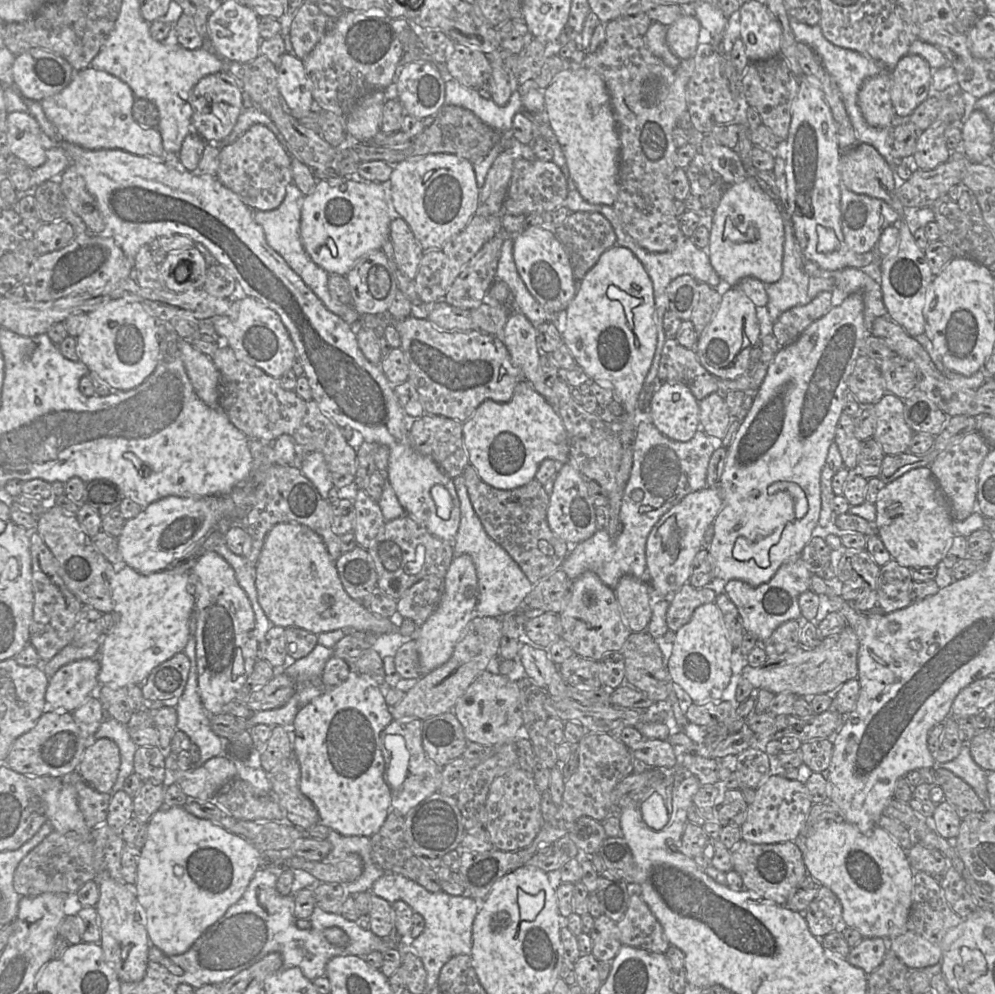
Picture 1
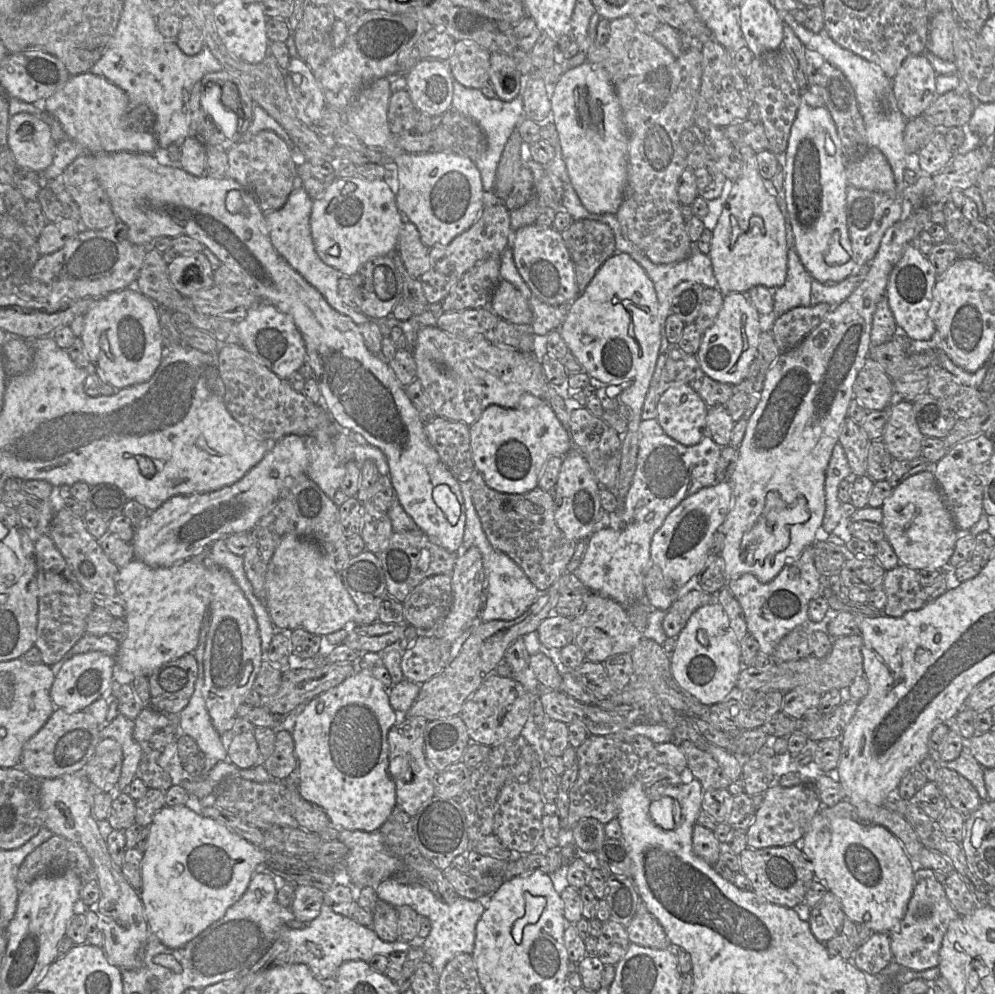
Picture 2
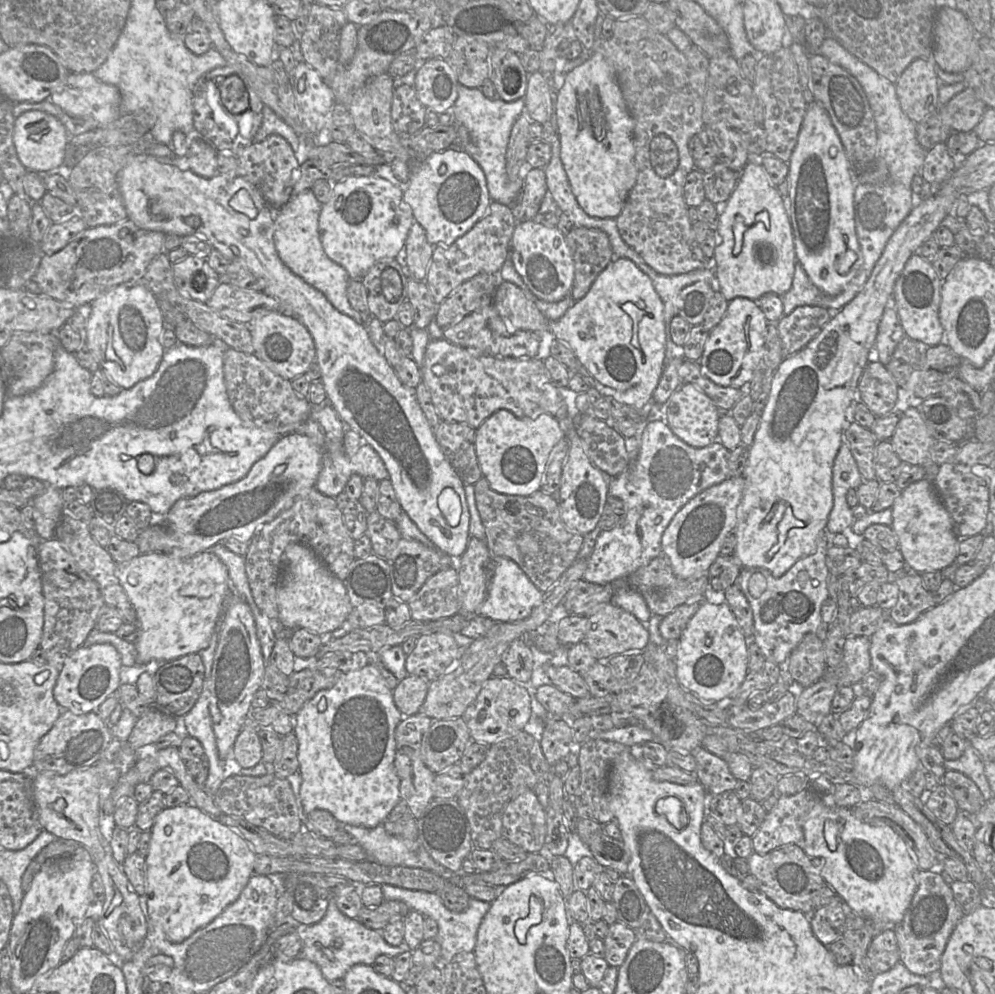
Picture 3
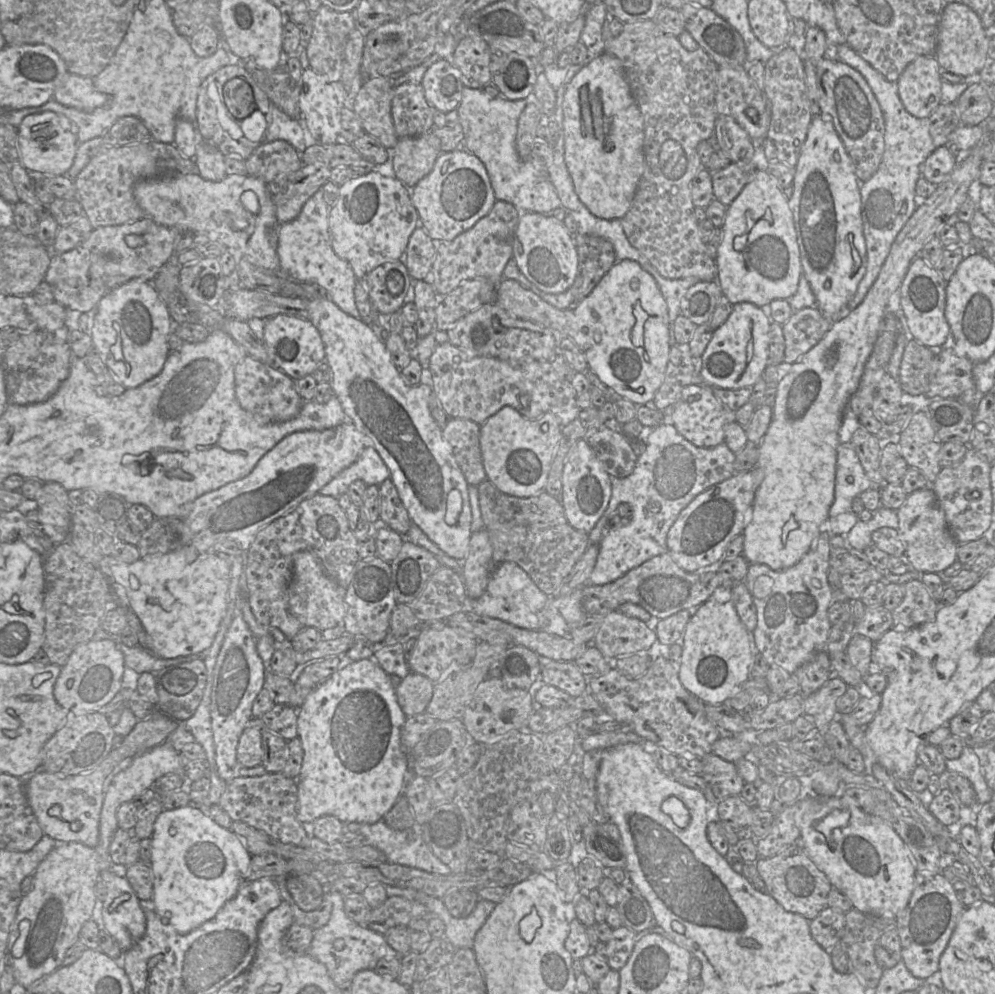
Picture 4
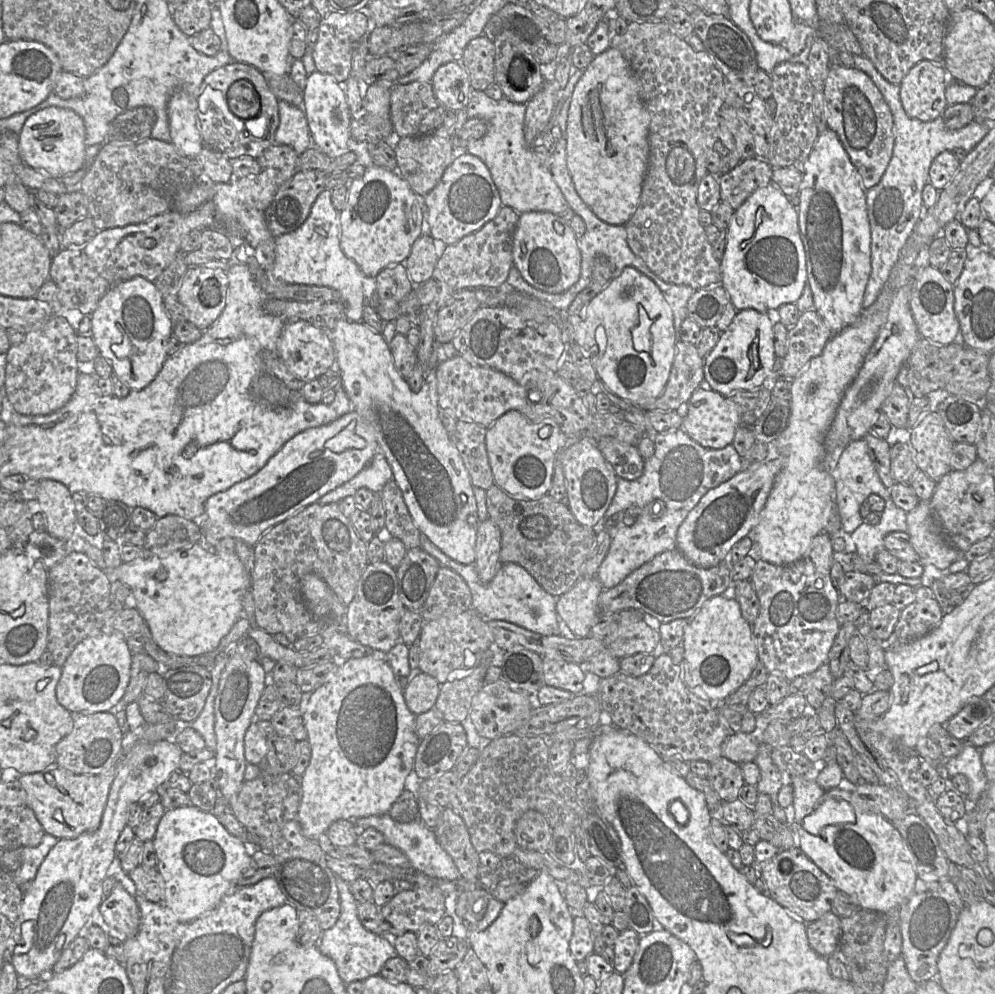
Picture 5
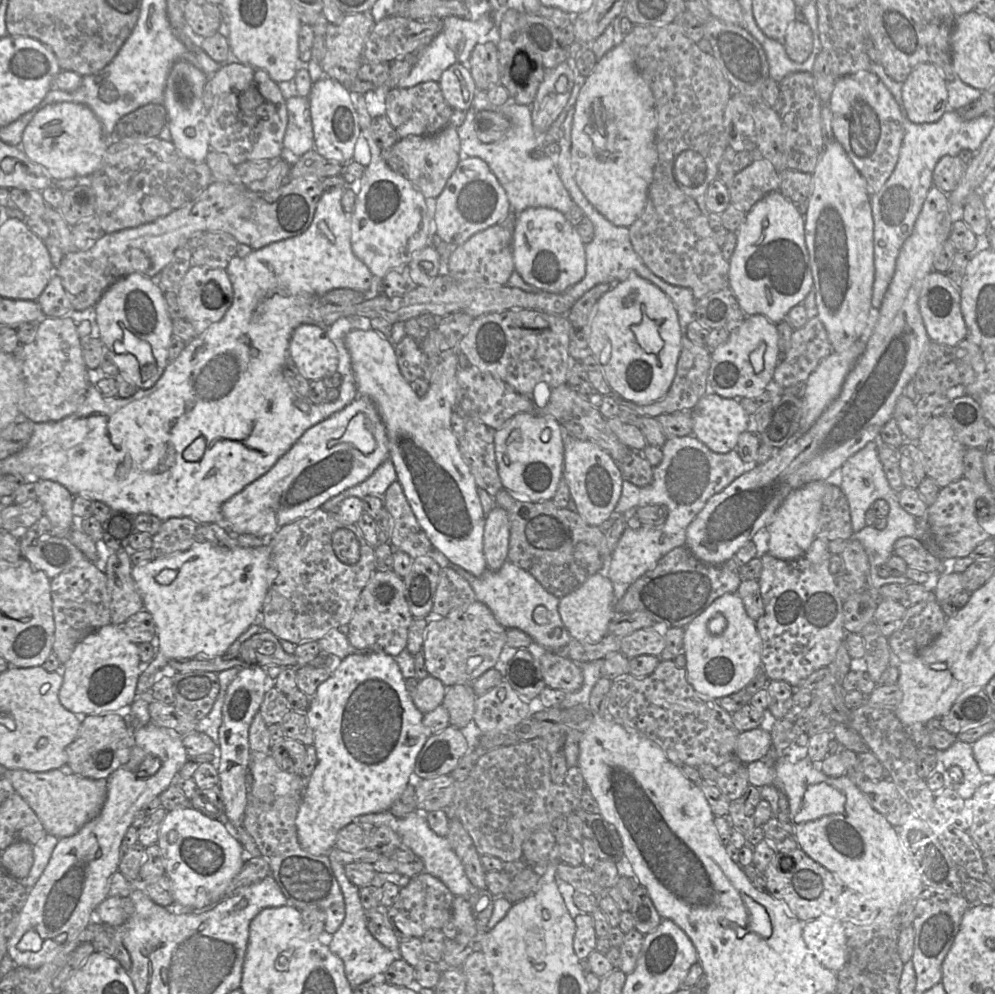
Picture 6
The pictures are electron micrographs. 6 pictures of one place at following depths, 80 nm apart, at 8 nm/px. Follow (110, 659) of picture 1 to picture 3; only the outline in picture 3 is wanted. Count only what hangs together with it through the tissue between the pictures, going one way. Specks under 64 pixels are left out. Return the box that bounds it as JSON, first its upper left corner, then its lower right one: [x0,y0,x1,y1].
[115,551,227,665]

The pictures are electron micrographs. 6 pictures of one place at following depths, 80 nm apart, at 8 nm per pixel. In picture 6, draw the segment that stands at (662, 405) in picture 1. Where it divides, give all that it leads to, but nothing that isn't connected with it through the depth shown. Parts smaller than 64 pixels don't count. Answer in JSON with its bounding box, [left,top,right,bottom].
[690,392,750,453]

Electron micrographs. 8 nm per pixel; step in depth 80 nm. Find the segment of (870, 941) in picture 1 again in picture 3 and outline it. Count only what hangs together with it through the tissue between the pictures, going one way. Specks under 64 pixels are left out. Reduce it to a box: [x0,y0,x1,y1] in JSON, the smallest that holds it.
[867,929,900,976]

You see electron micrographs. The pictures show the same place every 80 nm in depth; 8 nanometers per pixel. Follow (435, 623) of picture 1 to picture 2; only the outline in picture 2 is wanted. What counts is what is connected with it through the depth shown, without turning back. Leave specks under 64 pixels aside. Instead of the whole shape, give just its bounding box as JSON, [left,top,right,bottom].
[419,546,486,644]

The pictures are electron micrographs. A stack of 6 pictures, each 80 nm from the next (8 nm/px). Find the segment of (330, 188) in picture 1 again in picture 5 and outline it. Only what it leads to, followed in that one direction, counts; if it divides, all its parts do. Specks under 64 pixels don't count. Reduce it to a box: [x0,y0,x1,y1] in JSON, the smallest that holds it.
[339,163,422,278]

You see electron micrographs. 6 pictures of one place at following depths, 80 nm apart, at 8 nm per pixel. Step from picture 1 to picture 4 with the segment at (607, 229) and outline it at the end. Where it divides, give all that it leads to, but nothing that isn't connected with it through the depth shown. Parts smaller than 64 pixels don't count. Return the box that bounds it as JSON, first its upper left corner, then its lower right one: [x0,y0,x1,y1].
[573,235,617,304]

